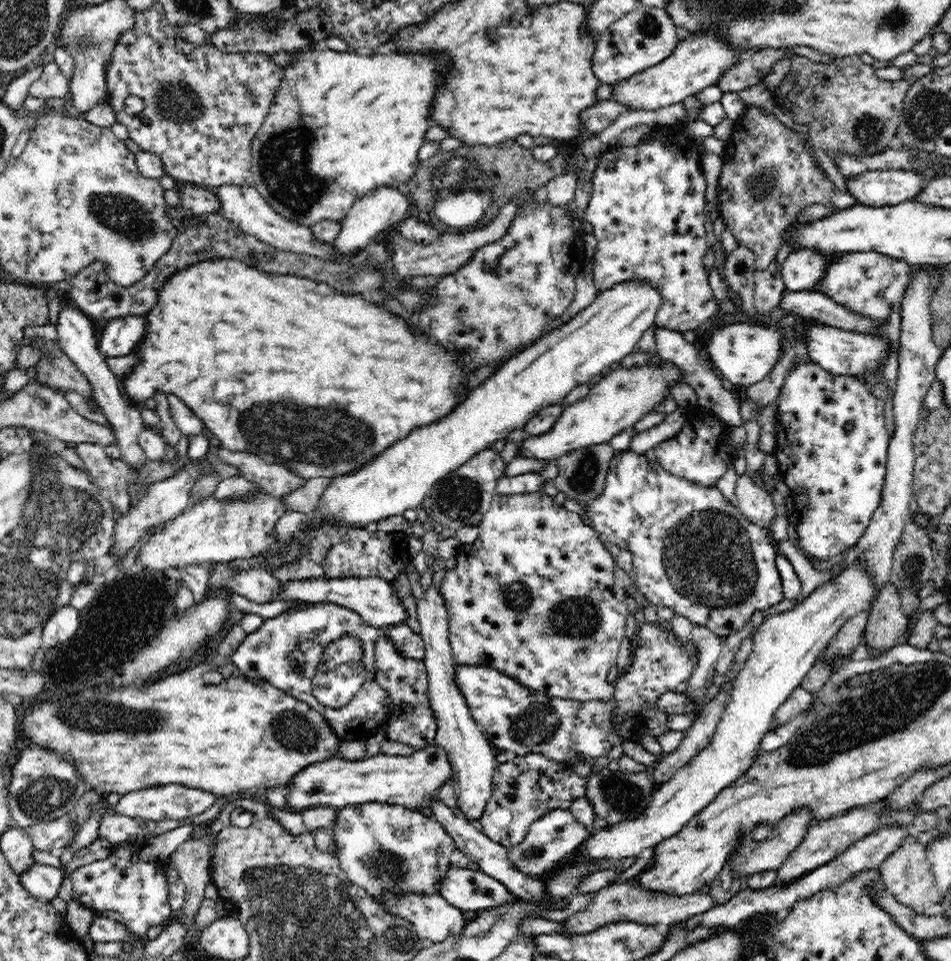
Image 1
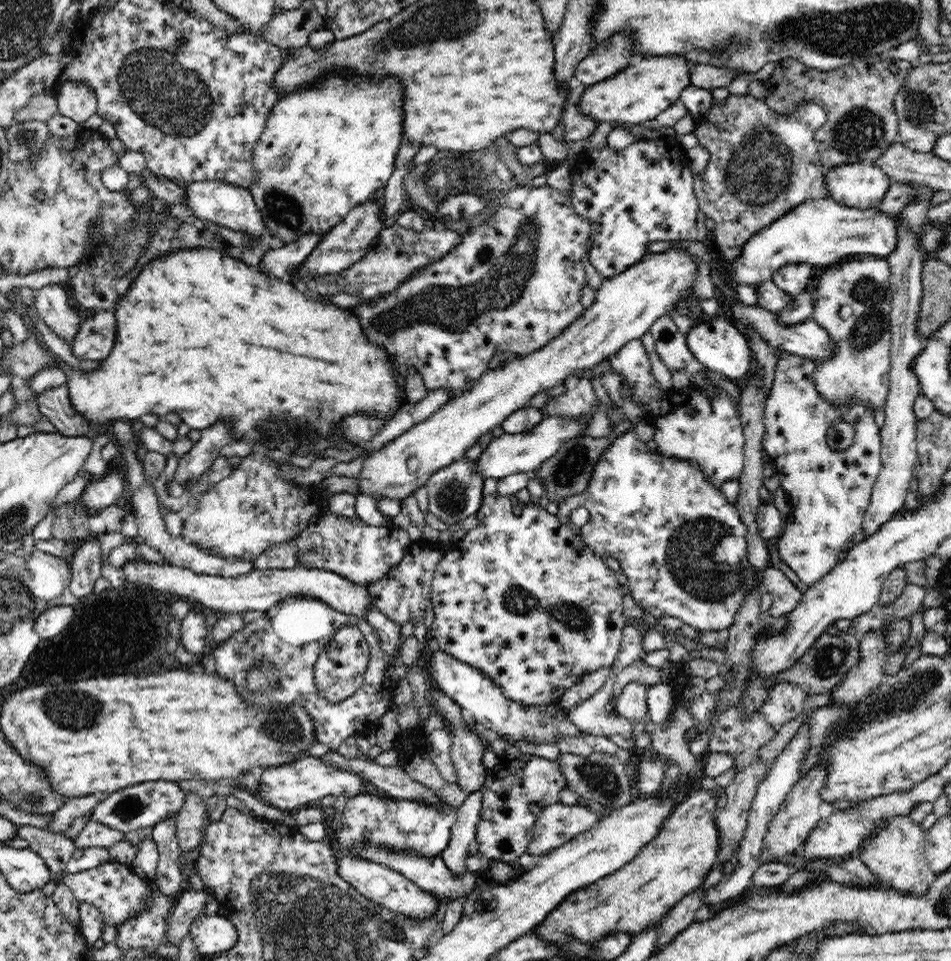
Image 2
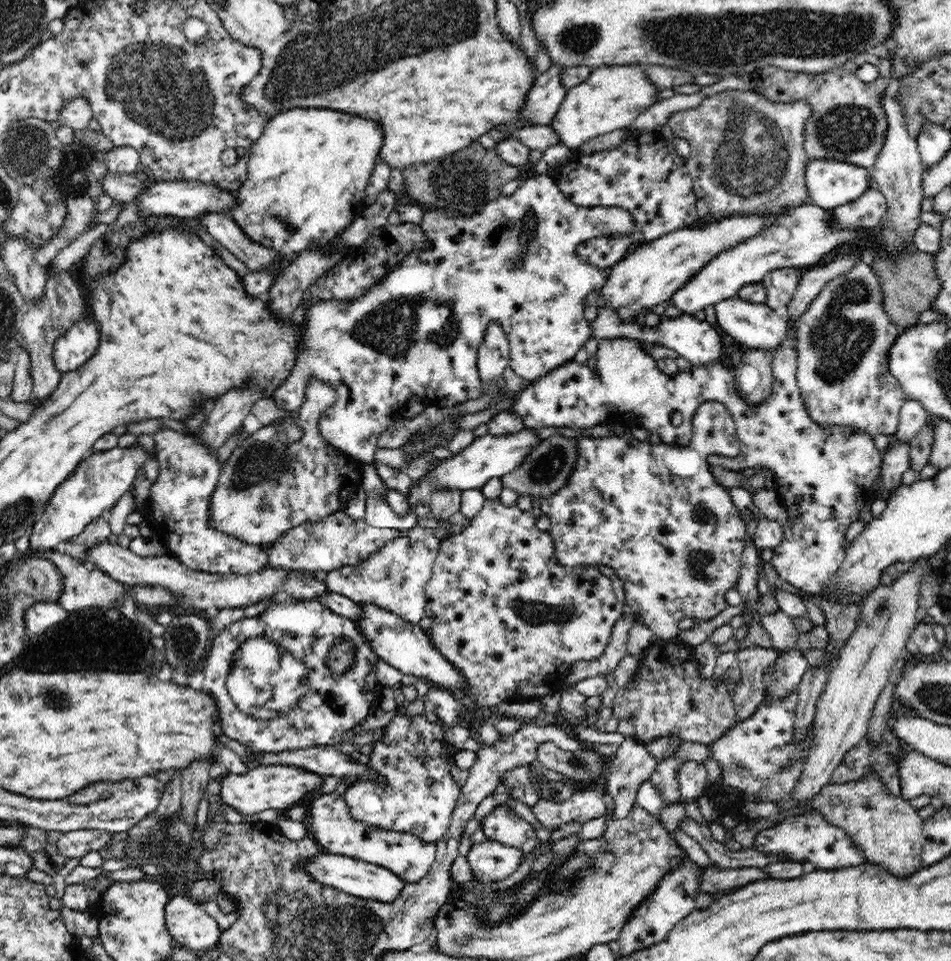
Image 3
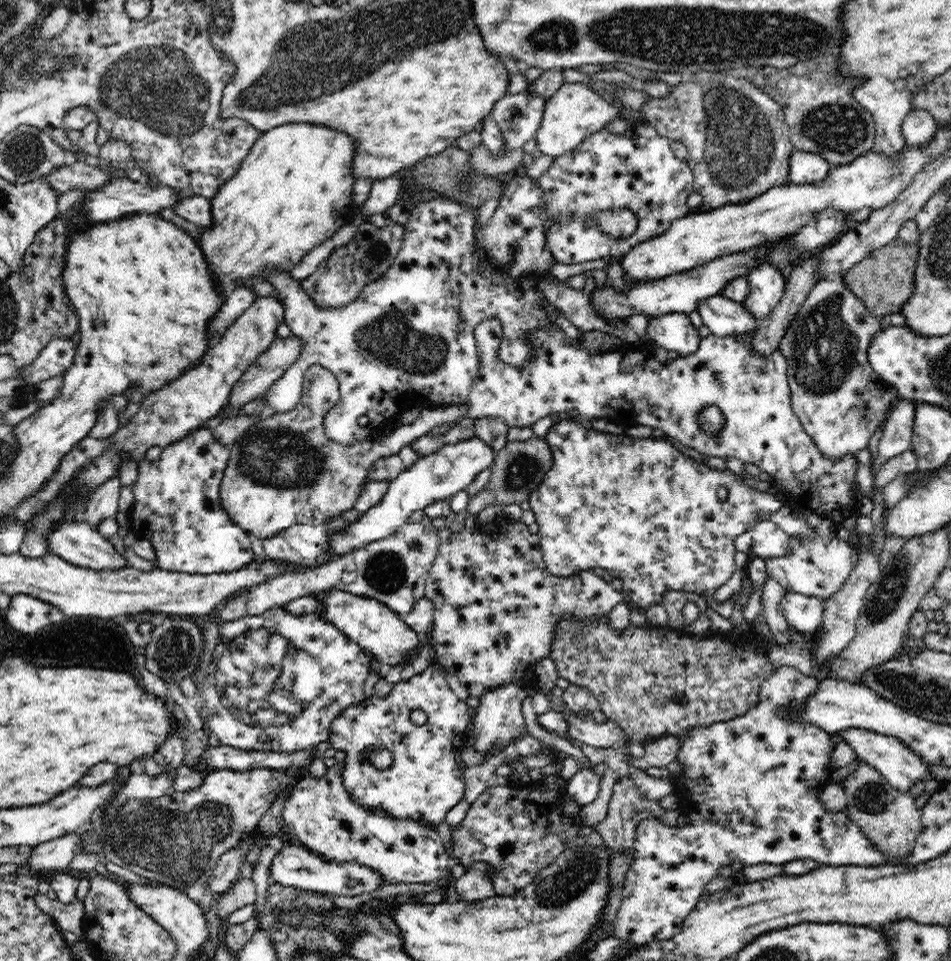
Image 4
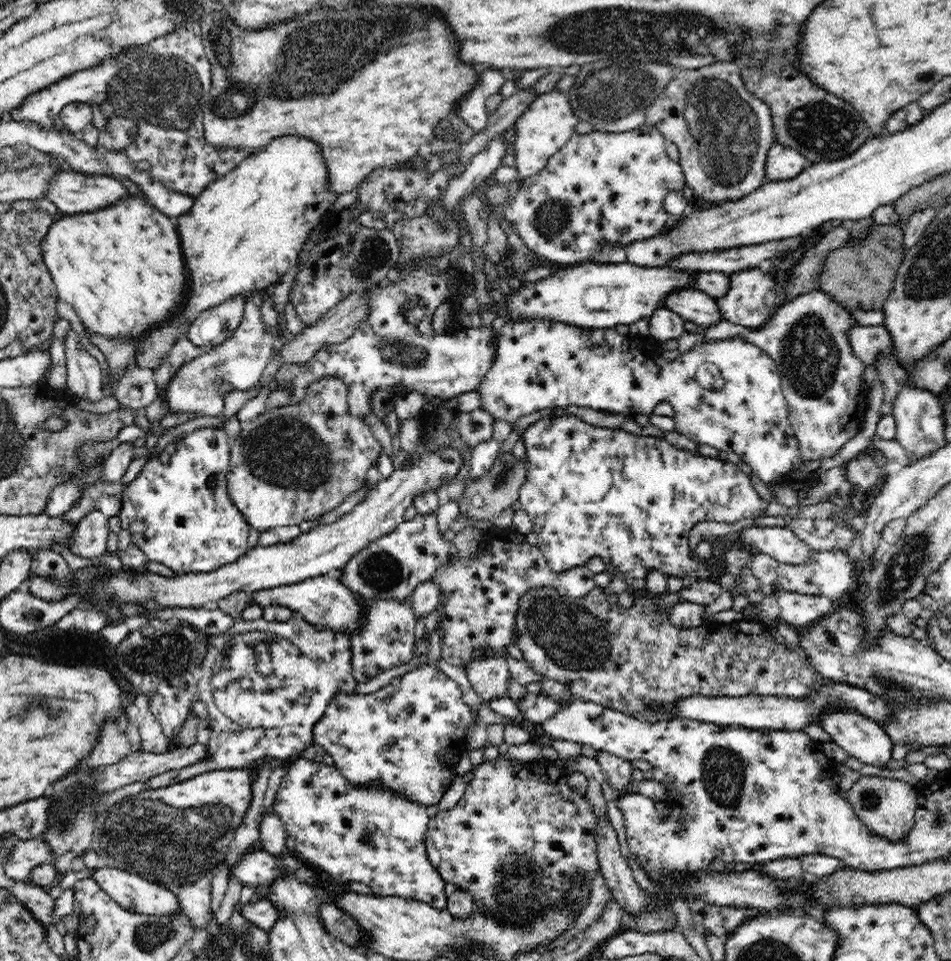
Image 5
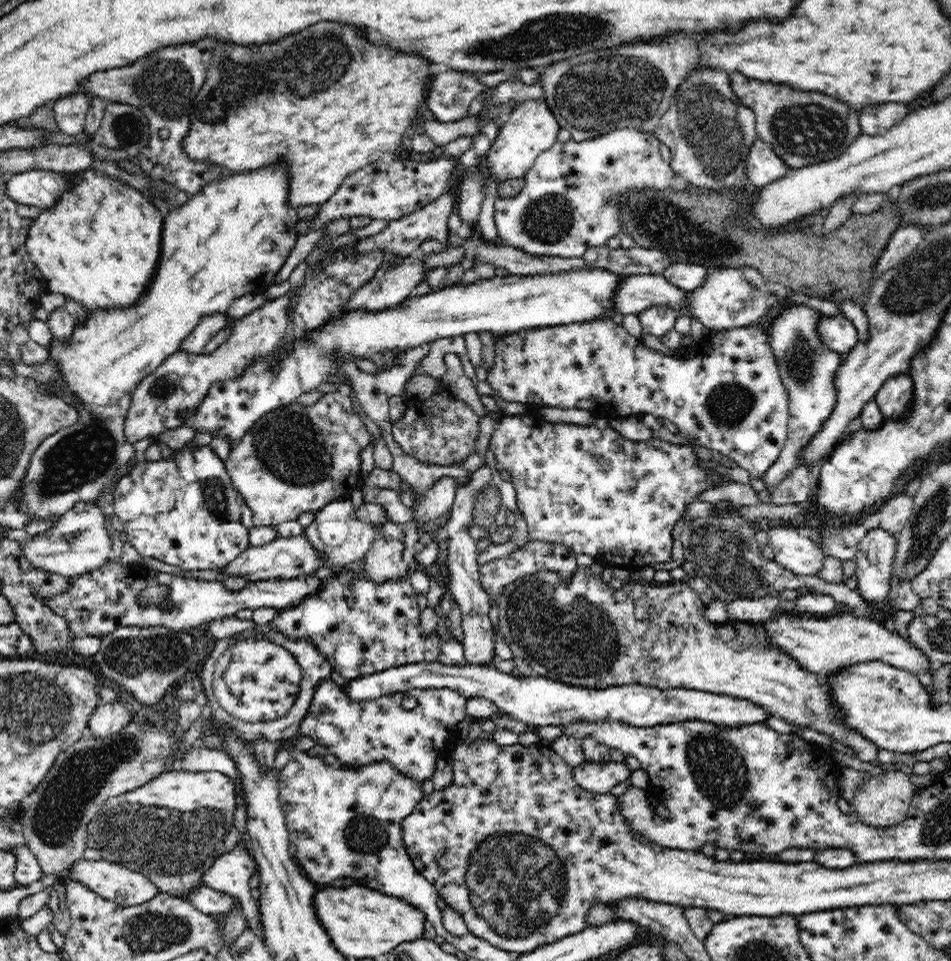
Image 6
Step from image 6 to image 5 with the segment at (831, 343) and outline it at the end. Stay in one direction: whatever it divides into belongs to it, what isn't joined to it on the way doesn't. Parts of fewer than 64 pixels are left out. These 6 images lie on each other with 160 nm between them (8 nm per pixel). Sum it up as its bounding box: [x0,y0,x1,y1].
[847,323,895,365]

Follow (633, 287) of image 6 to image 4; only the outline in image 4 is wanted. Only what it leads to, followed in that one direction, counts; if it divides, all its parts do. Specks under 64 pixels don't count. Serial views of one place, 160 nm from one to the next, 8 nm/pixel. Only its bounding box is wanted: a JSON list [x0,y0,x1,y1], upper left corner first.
[696,295,758,338]

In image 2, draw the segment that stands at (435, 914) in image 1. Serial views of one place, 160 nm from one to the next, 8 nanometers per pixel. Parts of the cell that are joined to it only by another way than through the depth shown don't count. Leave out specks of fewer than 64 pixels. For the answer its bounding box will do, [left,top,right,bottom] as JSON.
[337,854,439,919]

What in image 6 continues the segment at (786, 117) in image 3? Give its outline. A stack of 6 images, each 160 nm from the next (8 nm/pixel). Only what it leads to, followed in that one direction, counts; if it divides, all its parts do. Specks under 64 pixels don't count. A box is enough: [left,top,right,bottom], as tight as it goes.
[655,70,758,191]

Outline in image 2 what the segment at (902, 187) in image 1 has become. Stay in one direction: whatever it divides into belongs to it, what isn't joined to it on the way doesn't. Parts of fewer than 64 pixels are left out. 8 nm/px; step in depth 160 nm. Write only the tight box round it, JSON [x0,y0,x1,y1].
[825,162,892,209]

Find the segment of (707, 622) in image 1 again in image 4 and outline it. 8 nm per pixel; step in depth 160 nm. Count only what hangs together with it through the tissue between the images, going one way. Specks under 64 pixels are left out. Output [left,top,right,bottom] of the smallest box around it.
[527,419,785,610]

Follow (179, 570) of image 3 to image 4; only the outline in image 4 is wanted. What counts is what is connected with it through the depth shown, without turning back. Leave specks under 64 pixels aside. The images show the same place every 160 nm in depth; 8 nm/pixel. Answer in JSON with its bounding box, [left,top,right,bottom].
[47,520,130,571]

